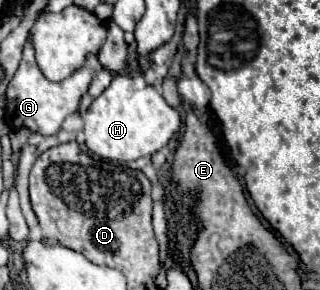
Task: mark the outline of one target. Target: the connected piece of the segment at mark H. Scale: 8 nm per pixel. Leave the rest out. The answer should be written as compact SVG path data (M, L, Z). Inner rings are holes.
M119 72L113 82L93 100L83 114L85 120L85 144L91 152L105 160L129 162L141 156L151 156L165 148L181 128L181 114L165 102L155 86L137 88L131 74Z

